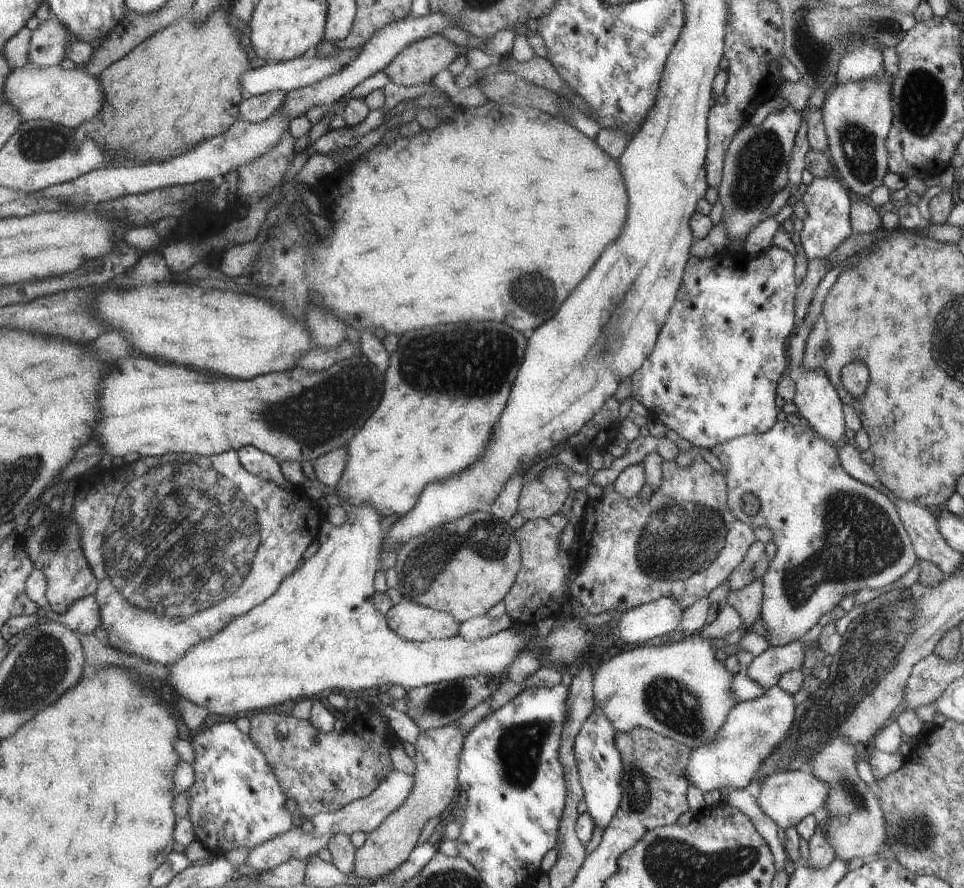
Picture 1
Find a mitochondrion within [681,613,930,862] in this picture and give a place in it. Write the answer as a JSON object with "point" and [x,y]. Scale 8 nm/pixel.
{"point":[854,795]}

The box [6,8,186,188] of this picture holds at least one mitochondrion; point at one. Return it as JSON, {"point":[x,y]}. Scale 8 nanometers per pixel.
{"point":[41,143]}

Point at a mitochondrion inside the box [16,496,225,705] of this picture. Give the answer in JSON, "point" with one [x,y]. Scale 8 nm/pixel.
{"point":[51,551]}

